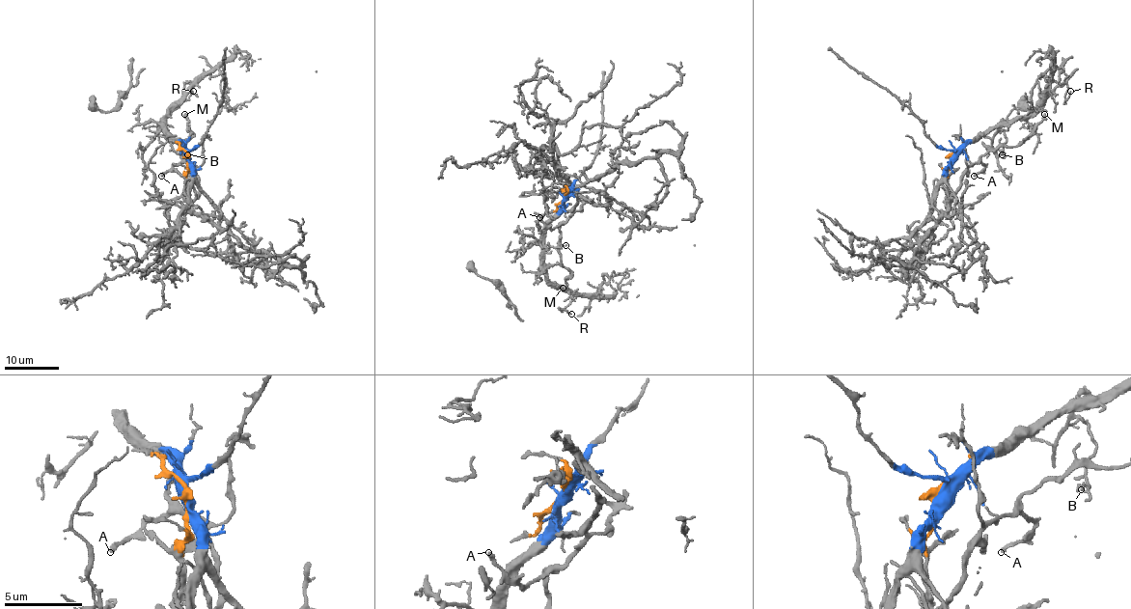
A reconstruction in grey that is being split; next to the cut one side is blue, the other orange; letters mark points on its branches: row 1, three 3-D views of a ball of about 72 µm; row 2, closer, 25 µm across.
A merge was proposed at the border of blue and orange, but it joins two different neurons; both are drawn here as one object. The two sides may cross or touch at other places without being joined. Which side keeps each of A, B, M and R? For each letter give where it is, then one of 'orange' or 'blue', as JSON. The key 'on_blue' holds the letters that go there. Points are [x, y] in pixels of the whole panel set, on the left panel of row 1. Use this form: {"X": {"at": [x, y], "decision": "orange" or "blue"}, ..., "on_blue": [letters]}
{"A": {"at": [161, 176], "decision": "orange"}, "B": {"at": [187, 154], "decision": "blue"}, "M": {"at": [184, 114], "decision": "orange"}, "R": {"at": [193, 91], "decision": "blue"}, "on_blue": ["B", "R"]}

